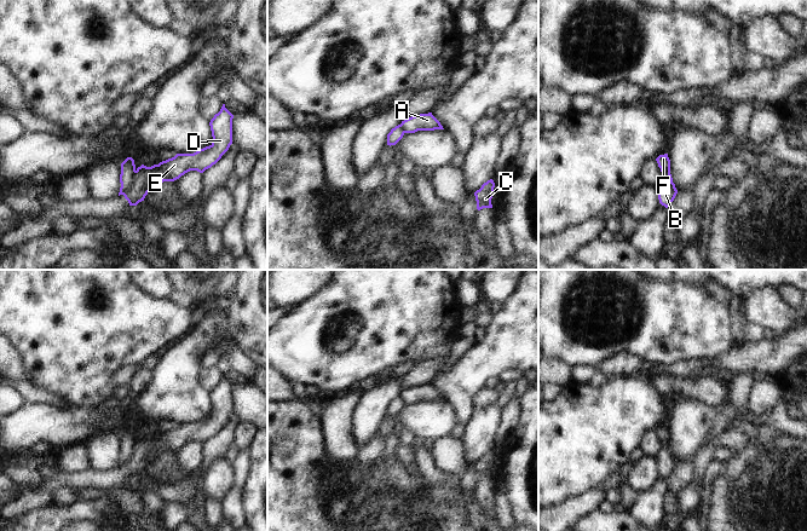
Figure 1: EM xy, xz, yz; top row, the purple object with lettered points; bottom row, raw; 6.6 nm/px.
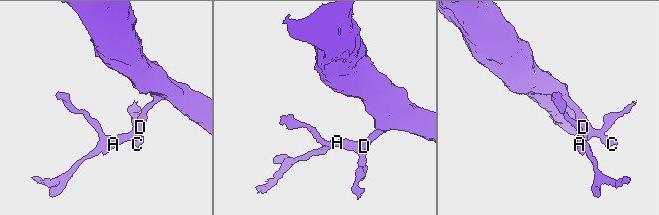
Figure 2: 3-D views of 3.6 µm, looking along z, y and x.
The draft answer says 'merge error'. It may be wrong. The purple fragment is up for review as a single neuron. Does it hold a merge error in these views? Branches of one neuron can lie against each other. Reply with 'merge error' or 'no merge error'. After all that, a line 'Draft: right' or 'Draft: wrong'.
merge error
Draft: right

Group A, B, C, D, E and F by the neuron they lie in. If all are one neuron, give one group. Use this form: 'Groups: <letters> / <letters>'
Groups: A B C D E / F.

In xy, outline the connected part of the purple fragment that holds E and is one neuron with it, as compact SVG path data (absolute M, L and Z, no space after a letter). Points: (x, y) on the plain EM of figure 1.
M223 375L211 391L213 412L194 425L177 425L174 428L146 438L142 435L133 445L133 454L123 463L129 477L144 472L149 462L163 452L174 452L190 441L203 444L215 435L232 415L234 386Z

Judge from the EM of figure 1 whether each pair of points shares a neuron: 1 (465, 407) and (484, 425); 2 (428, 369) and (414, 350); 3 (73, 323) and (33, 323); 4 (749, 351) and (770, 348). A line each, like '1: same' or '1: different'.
1: different
2: different
3: same
4: same

